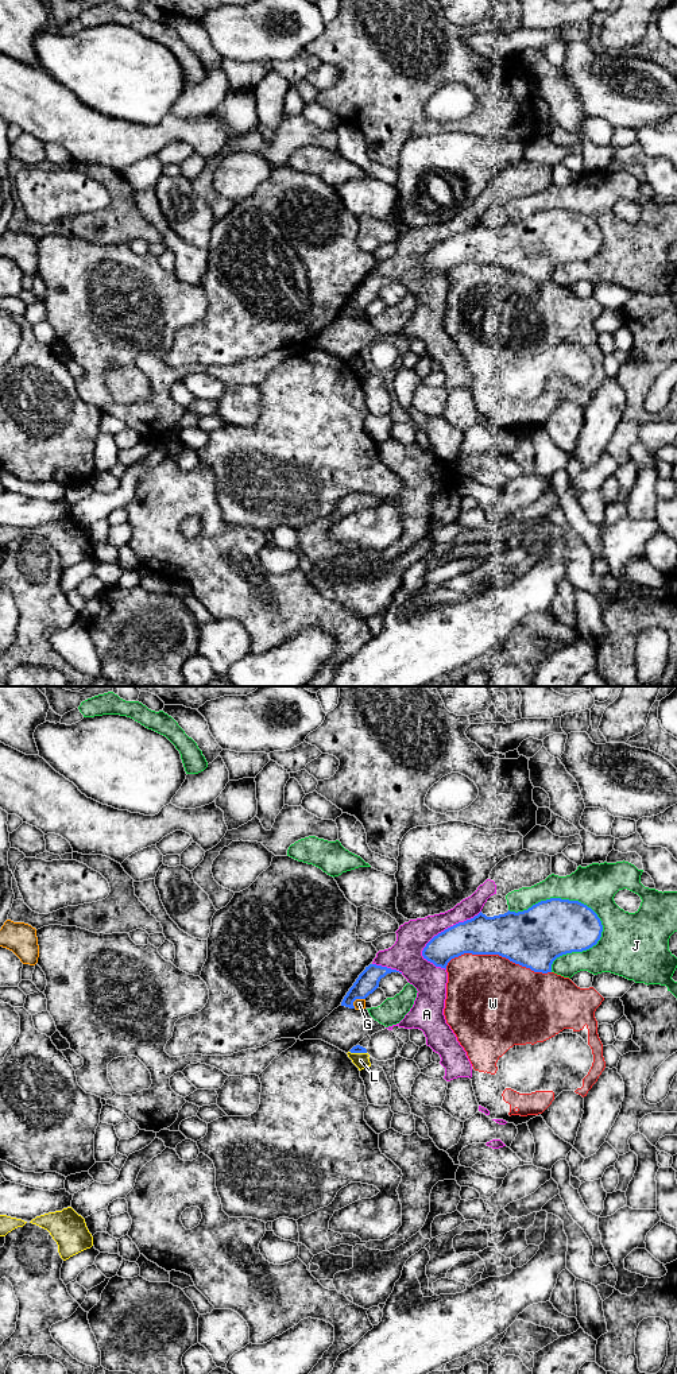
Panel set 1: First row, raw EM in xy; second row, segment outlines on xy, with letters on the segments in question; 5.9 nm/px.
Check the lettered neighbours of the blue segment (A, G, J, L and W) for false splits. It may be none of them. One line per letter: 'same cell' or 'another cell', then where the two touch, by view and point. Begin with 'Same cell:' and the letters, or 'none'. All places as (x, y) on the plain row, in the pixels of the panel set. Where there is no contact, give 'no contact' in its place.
Same cell: none
A: another cell; meets blue in xy at (448, 237)
G: another cell; meets blue in xy at (356, 308)
J: another cell; meets blue in xy at (564, 209)
L: another cell; meets blue in xy at (358, 362)
W: another cell; meets blue in xy at (498, 263)

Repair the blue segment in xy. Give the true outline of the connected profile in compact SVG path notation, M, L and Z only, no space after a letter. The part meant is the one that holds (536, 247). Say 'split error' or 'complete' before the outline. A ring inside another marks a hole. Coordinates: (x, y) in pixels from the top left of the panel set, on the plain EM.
complete; M550 208L523 221L507 221L487 227L481 221L434 245L423 258L422 266L436 276L446 279L448 272L464 263L499 264L534 282L552 282L553 271L566 263L583 262L601 247L603 235L597 224L579 210Z

